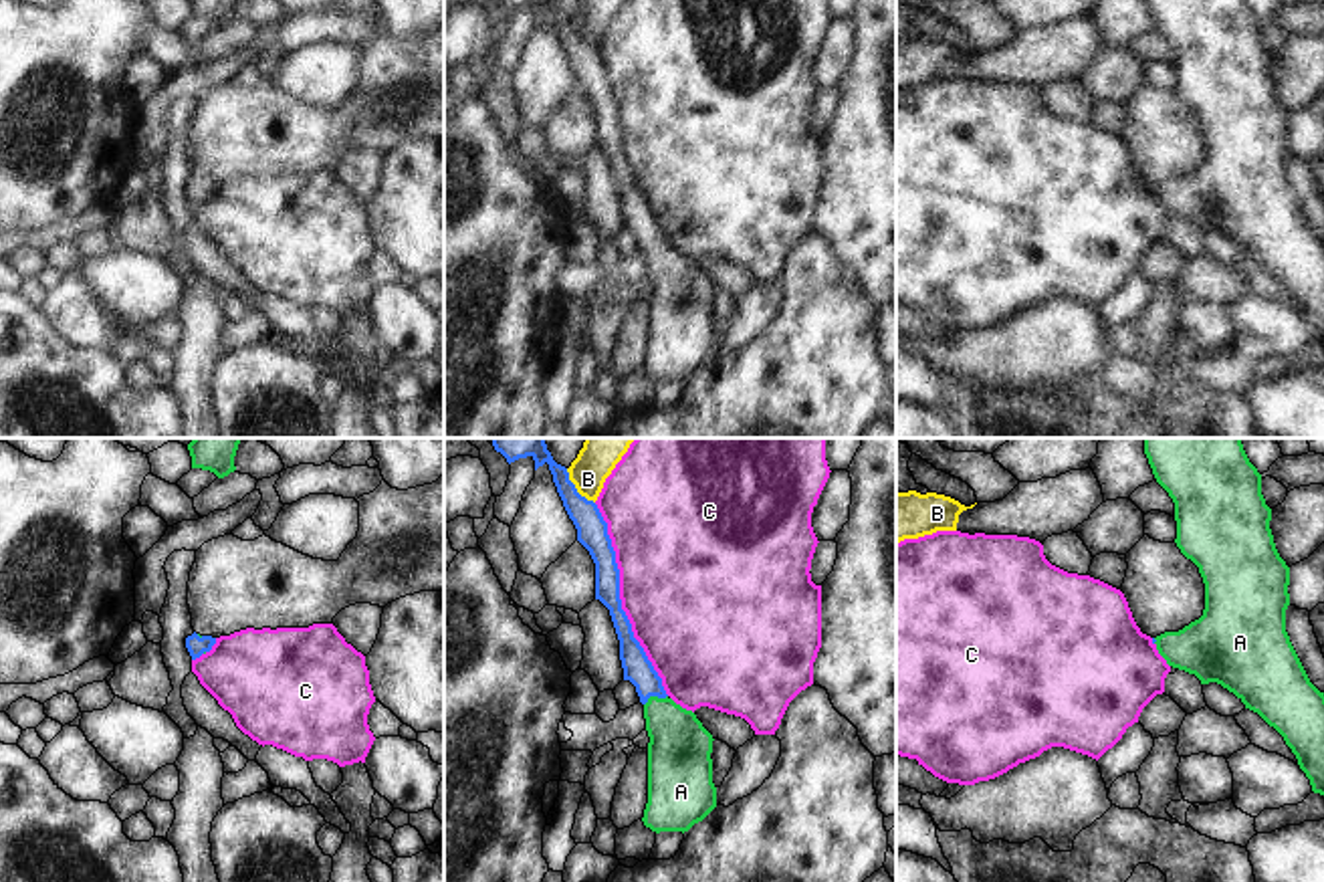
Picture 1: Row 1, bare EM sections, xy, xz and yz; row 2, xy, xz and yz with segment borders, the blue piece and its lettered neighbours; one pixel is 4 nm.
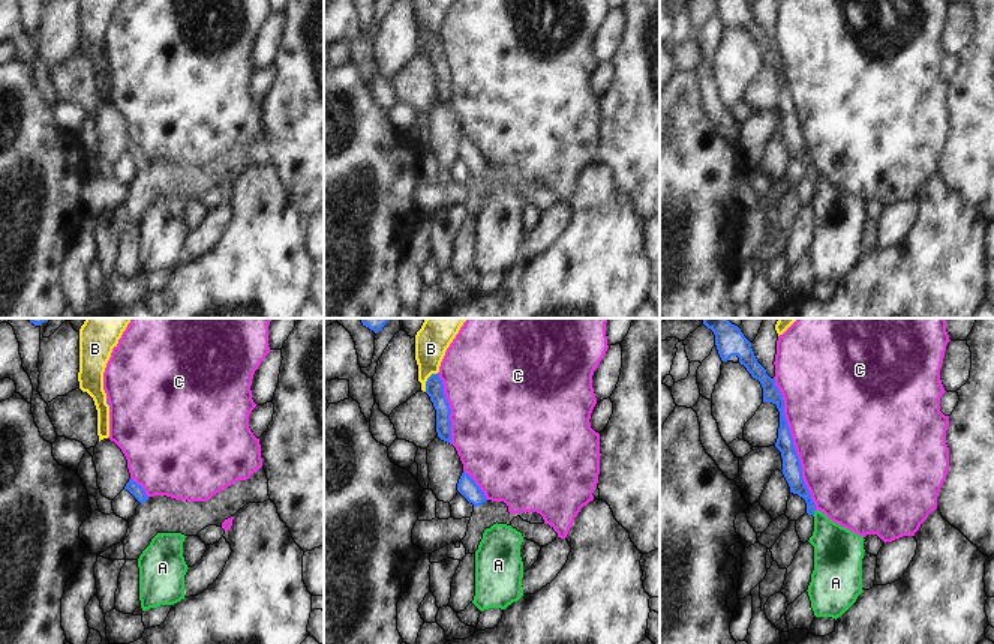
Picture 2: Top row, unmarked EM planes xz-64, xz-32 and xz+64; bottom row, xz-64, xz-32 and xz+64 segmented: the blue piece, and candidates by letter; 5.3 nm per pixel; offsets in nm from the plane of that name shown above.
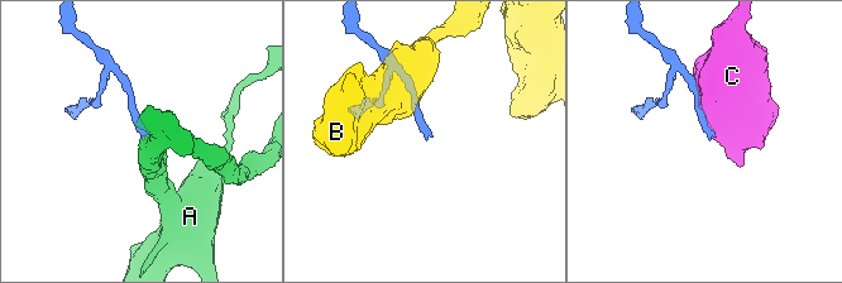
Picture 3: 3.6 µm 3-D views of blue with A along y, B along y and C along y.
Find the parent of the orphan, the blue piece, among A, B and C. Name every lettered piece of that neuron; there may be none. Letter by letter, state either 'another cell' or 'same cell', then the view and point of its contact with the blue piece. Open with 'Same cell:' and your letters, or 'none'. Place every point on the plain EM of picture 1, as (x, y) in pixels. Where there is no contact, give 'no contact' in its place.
Same cell: A
A: same cell; meets blue in xz at (654, 243)
B: another cell; meets blue in xz at (576, 37)
C: another cell; meets blue in xz at (620, 148)

